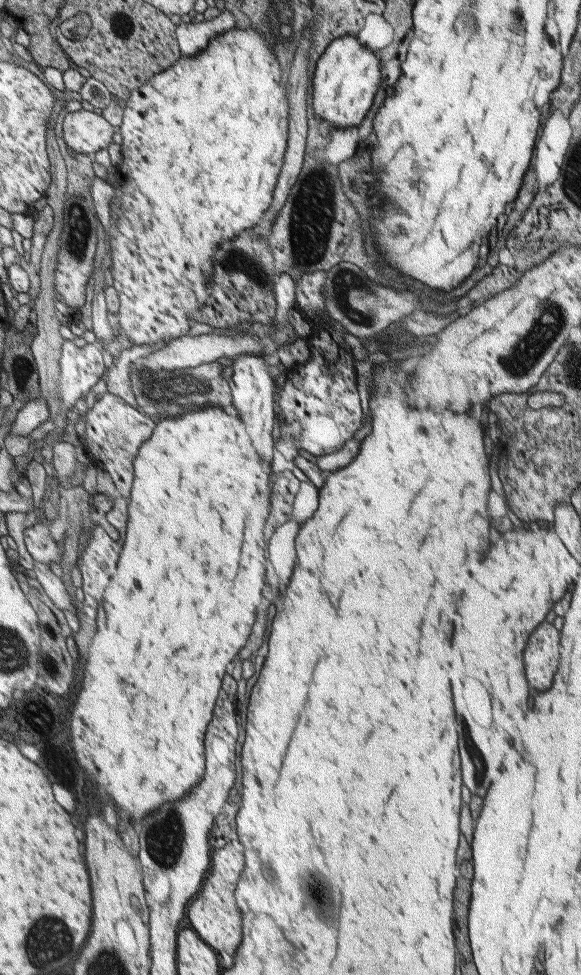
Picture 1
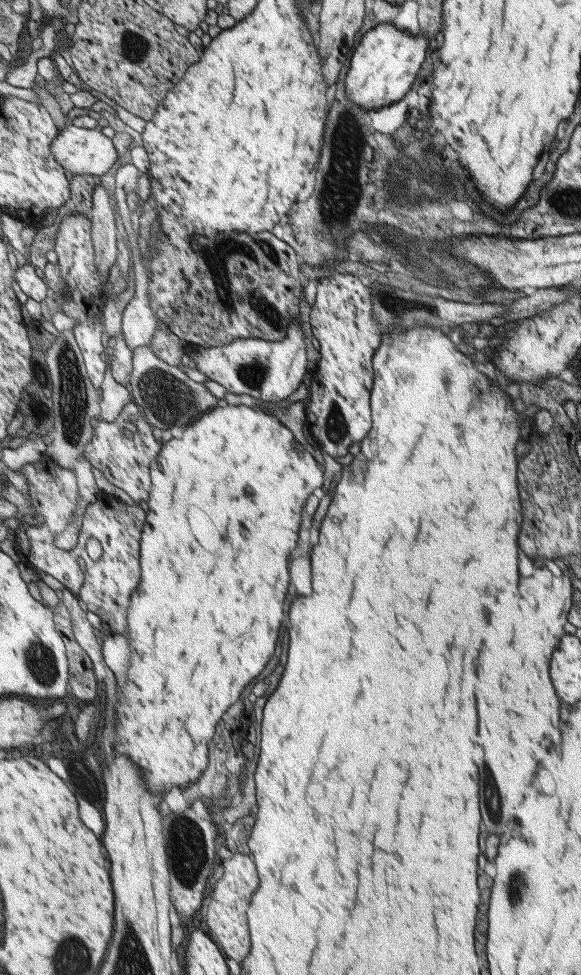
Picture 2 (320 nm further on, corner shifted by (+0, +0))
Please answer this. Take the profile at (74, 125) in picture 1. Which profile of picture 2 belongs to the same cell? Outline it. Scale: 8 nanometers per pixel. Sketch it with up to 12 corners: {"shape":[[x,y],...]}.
{"shape":[[69,124],[52,144],[75,174],[116,170],[118,150],[100,128]]}

